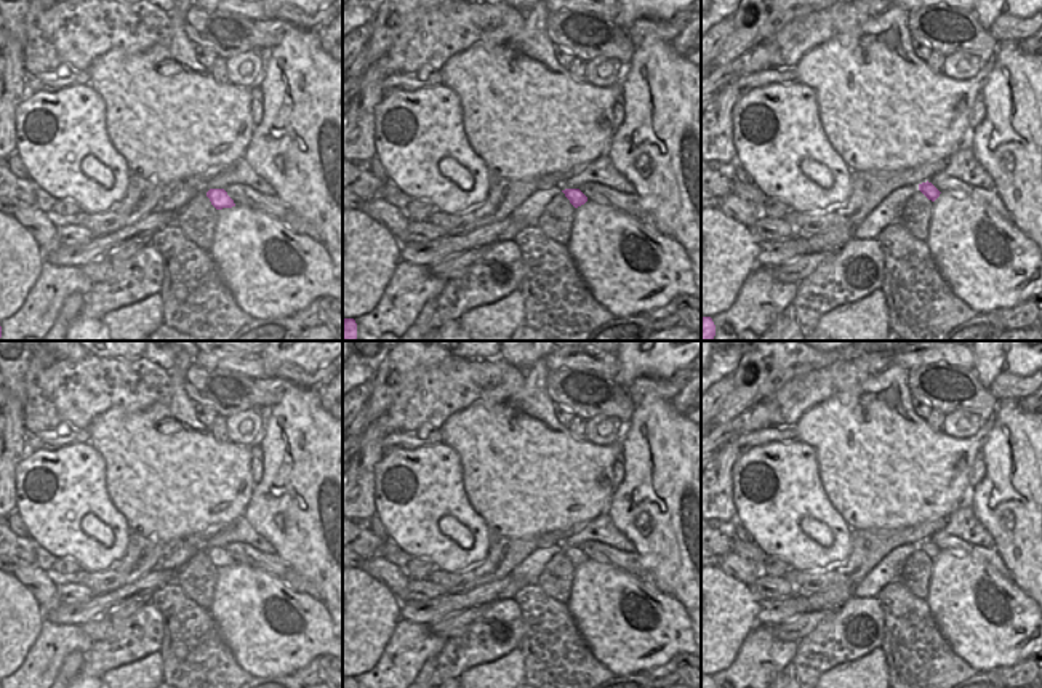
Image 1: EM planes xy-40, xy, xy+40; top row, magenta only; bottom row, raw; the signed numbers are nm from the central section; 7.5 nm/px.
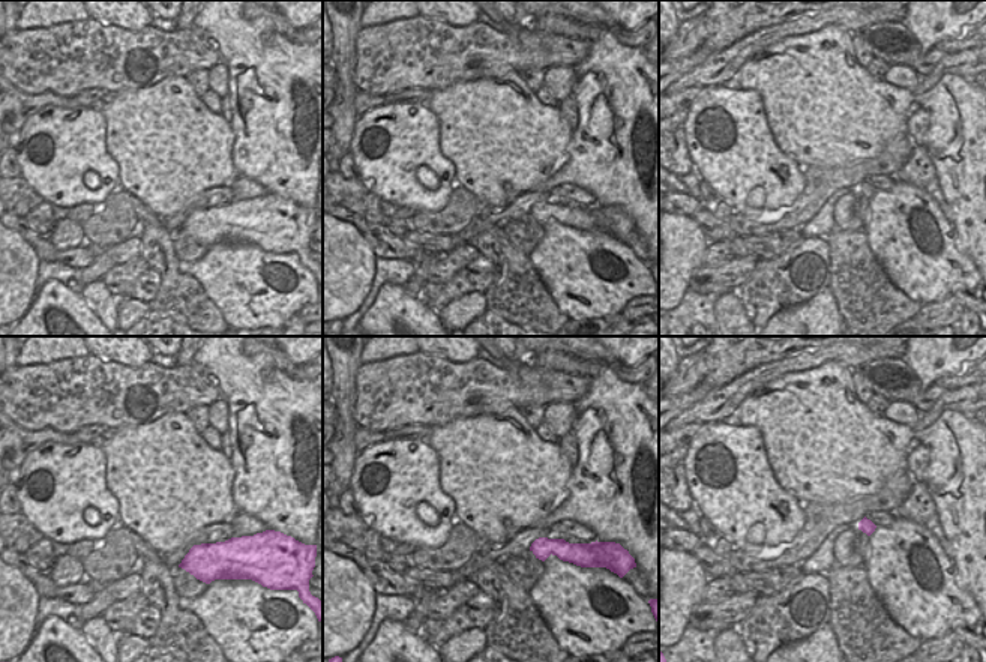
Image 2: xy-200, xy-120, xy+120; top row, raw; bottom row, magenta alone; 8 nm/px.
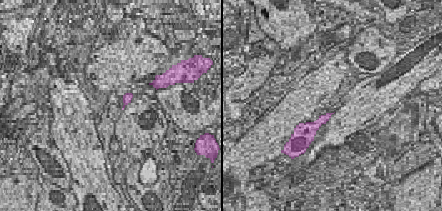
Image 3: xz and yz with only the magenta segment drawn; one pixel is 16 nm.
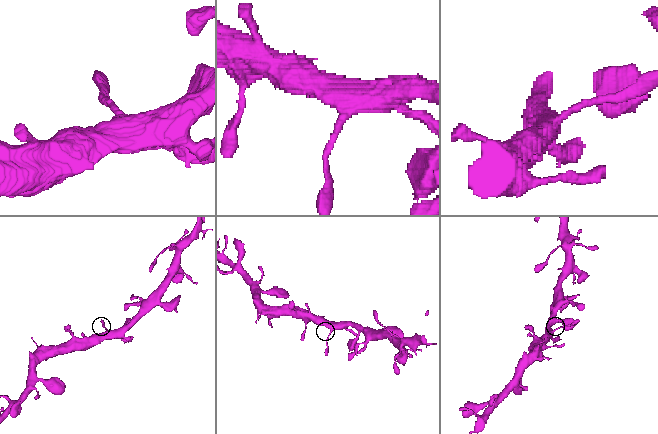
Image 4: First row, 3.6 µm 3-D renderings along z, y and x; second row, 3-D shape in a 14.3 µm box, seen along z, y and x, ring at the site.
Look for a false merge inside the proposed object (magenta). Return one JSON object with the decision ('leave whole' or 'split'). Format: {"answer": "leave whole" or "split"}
{"answer": "leave whole"}

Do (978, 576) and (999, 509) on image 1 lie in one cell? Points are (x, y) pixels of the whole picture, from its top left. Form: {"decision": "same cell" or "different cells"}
{"decision": "different cells"}

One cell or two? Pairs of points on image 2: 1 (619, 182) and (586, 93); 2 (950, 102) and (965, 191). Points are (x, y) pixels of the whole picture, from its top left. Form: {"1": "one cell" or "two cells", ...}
{"1": "one cell", "2": "one cell"}

